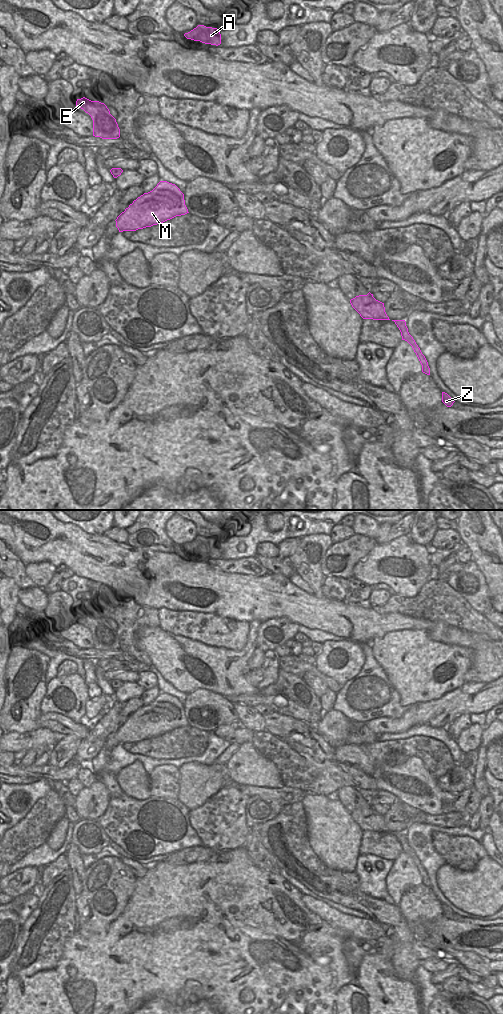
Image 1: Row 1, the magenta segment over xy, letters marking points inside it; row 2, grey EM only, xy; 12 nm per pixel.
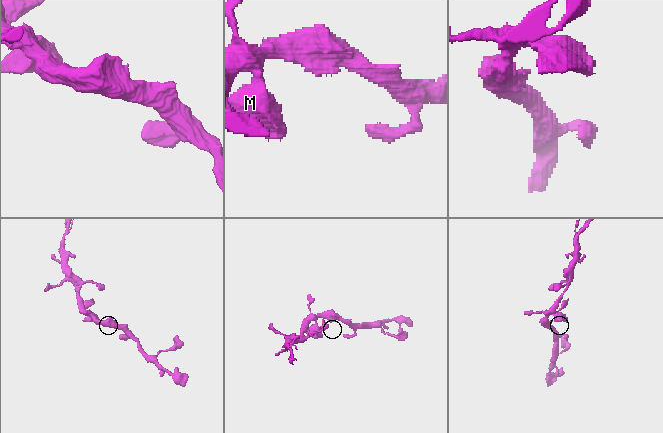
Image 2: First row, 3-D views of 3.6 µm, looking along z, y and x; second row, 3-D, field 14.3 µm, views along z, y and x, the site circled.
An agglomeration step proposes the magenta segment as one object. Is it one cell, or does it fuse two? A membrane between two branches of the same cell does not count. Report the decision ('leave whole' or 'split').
leave whole

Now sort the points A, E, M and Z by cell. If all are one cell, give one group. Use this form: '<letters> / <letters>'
A E M Z

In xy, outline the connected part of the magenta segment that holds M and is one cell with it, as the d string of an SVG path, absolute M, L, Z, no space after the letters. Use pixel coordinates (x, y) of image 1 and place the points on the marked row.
M160 181L152 191L134 200L115 221L119 232L136 231L187 213L180 189L175 184Z

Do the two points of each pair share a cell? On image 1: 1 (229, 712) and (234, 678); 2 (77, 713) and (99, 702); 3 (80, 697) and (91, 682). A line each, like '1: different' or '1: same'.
1: different
2: different
3: different

